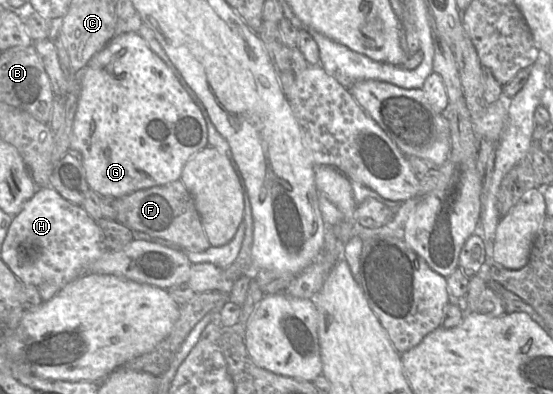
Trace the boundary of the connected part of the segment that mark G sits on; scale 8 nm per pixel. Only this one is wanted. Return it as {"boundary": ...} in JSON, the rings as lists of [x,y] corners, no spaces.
{"boundary":[[[126,32],[114,37],[104,48],[95,53],[87,63],[84,71],[77,110],[74,116],[73,128],[70,134],[69,153],[78,152],[81,156],[85,178],[89,187],[100,196],[120,198],[140,189],[179,180],[184,164],[196,152],[208,145],[208,130],[205,119],[192,101],[186,90],[164,61],[149,47],[139,32]]]}

